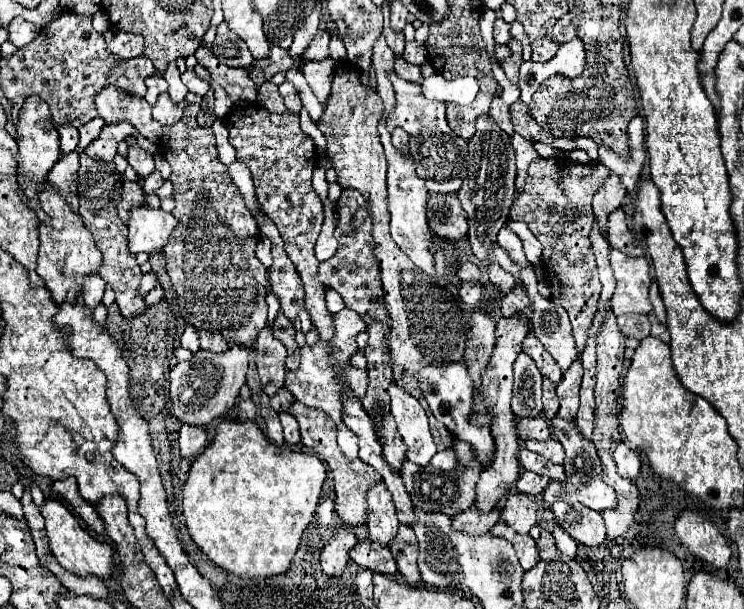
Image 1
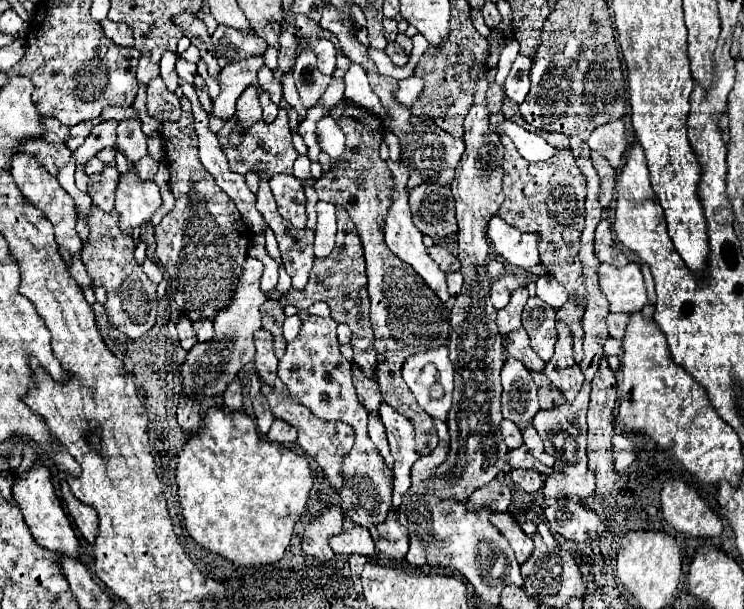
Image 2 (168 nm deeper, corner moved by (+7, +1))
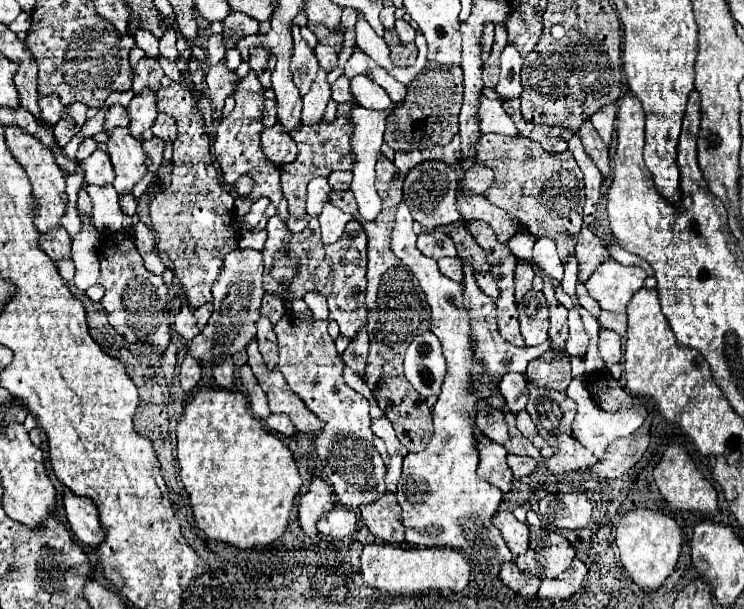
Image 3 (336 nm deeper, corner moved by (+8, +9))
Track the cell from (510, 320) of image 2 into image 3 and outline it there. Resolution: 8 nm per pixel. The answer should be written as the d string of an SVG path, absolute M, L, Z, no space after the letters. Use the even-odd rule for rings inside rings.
M519 260L517 272L515 272L515 298L517 300L521 300L521 296L525 296L525 292L531 290L533 276L535 276L533 264L529 260Z

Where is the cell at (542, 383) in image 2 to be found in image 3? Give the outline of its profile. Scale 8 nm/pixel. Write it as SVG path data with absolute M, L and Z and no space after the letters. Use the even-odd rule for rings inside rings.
M549 350L547 354L535 358L527 366L527 376L537 384L551 390L561 390L571 382L571 358L561 356L555 350Z

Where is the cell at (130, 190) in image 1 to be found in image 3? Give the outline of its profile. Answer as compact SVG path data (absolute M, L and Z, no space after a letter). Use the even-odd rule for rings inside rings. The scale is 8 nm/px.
M95 150L89 158L81 160L79 164L85 172L87 184L111 184L115 180L111 158L105 150Z

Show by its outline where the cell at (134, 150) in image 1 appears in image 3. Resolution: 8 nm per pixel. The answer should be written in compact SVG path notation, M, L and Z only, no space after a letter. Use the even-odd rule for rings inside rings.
M143 88L141 94L137 94L129 106L127 112L131 116L129 130L135 138L141 138L145 130L149 130L157 118L157 106L155 106L155 94L149 88Z

